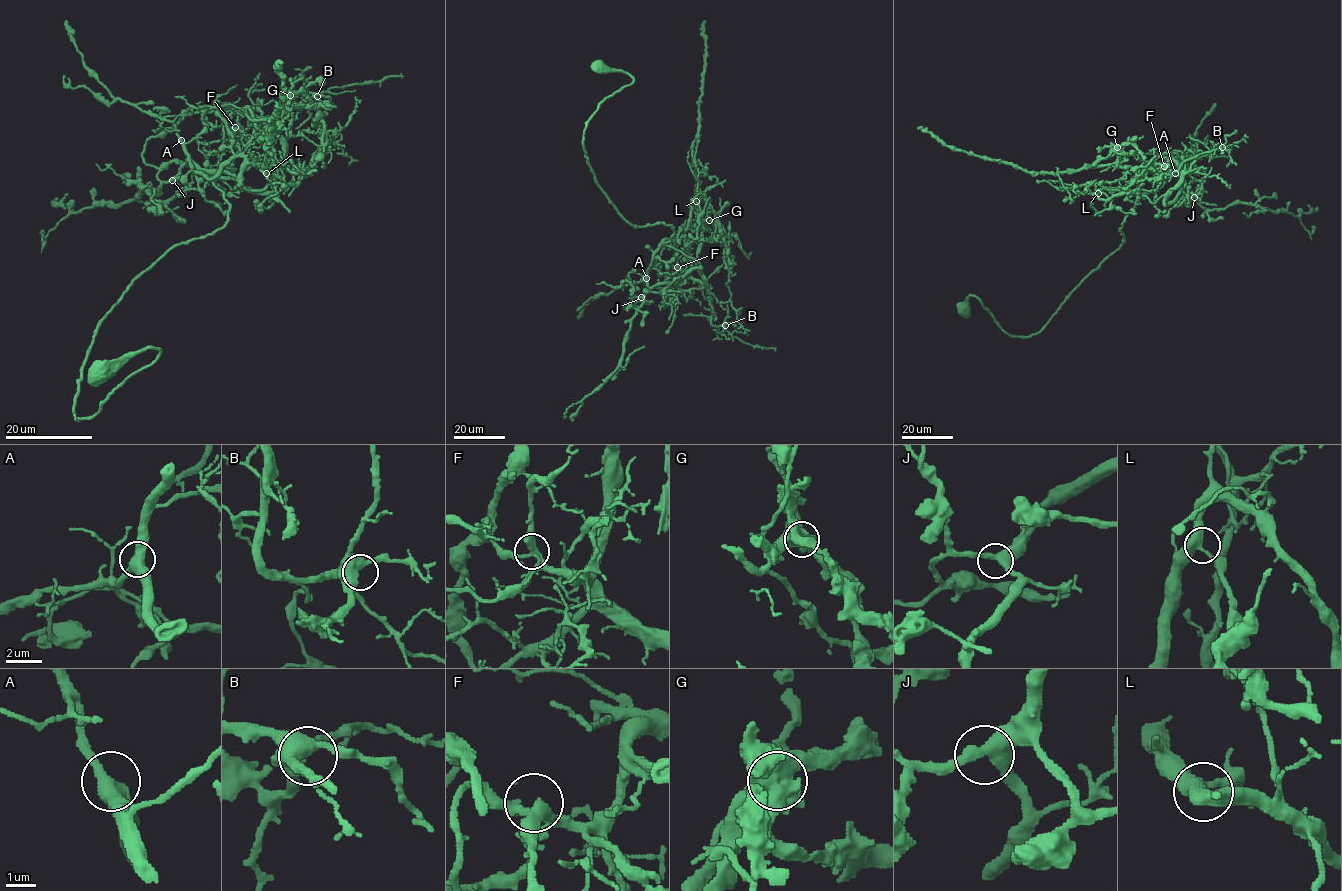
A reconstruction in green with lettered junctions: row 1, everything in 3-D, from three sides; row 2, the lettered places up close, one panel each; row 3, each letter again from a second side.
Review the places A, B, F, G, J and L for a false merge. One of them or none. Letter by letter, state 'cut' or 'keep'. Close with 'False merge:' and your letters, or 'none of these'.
A: keep
B: keep
F: keep
G: cut
J: keep
L: keep
False merge: G

